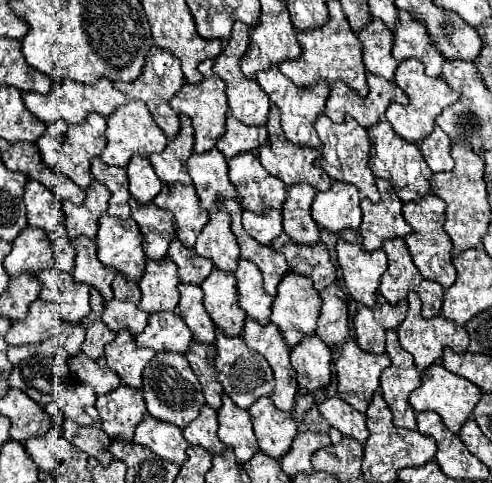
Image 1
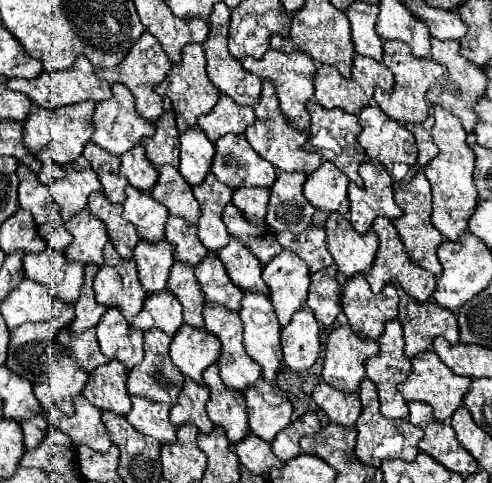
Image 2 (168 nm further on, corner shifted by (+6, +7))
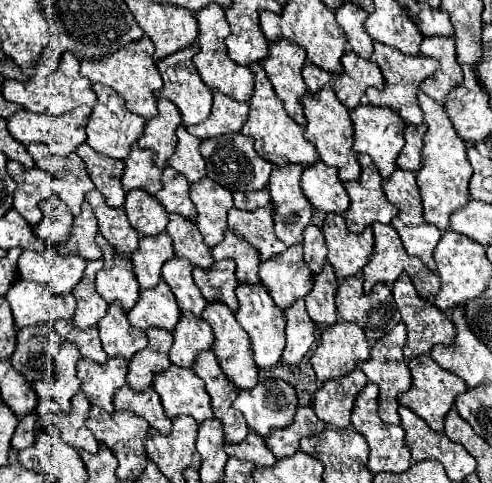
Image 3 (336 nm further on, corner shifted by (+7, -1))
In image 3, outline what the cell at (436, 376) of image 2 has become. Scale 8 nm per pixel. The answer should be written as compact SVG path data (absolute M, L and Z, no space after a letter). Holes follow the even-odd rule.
M425 354L409 360L409 370L411 370L413 382L411 382L411 388L407 392L397 396L399 404L407 406L417 416L421 416L429 424L429 428L443 430L443 420L445 420L447 412L453 408L455 398L467 390L467 384L459 376L443 370L431 356L425 356Z

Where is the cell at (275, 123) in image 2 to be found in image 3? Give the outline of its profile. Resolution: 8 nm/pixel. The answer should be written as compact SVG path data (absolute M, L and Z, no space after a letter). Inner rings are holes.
M251 64L251 70L255 72L255 92L249 102L249 120L243 124L241 132L255 140L255 150L261 158L279 168L283 168L285 164L301 164L303 168L315 164L319 156L315 146L305 138L305 128L289 118L281 100L277 100L277 94L273 92L273 86L263 68L259 64Z

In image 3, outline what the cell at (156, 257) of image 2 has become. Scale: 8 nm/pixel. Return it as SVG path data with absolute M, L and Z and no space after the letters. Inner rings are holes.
M165 232L157 236L147 236L139 240L137 252L131 254L133 270L137 276L137 282L143 290L155 288L161 280L161 266L169 258L173 258L173 244Z

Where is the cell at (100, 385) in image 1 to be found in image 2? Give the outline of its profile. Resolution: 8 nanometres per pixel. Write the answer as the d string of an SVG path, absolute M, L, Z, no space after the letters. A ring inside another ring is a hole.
M62 328L58 332L58 340L70 350L72 356L78 358L78 362L86 372L92 372L96 366L108 362L108 358L100 352L100 346L96 340L96 328L90 328L82 334L72 332L70 328Z

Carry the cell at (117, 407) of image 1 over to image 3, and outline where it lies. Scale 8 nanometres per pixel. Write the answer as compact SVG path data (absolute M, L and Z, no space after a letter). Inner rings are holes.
M109 358L105 364L93 364L89 360L79 360L77 378L81 380L81 390L85 392L91 406L105 412L113 412L115 392L125 384L127 362L123 358Z

